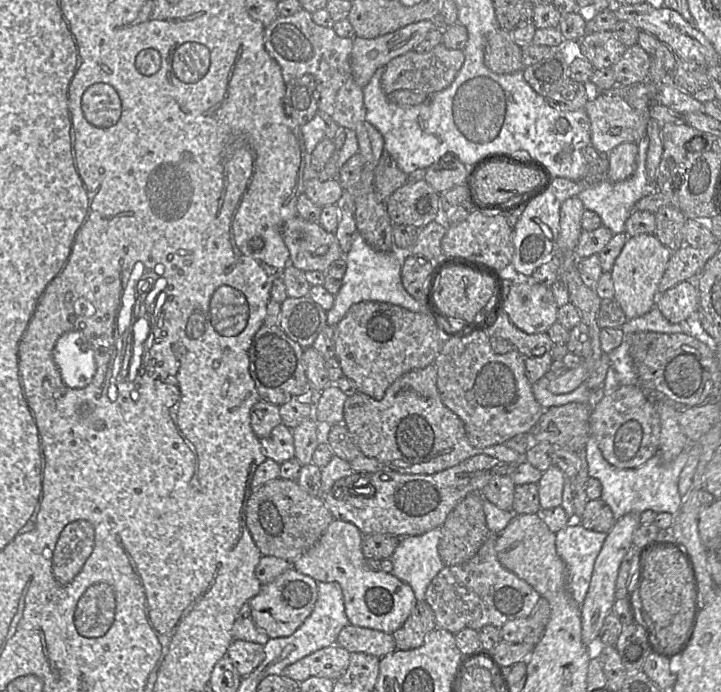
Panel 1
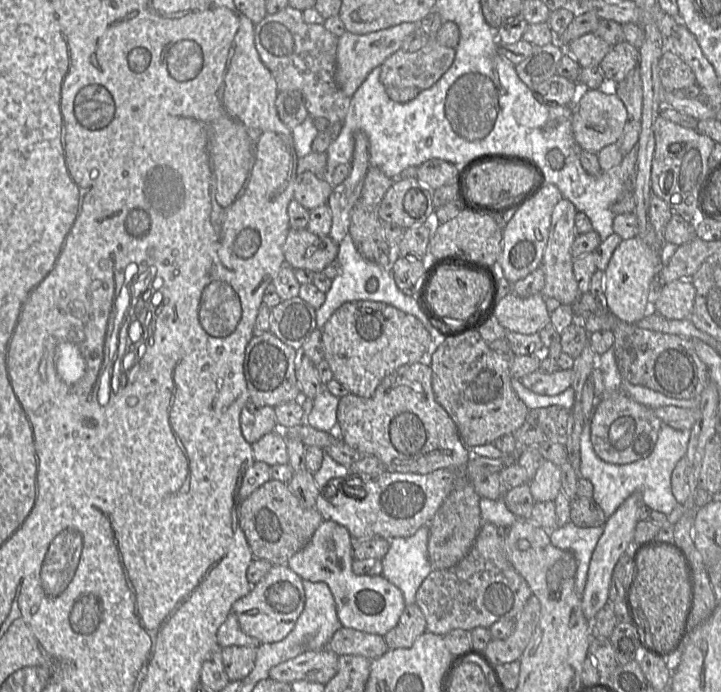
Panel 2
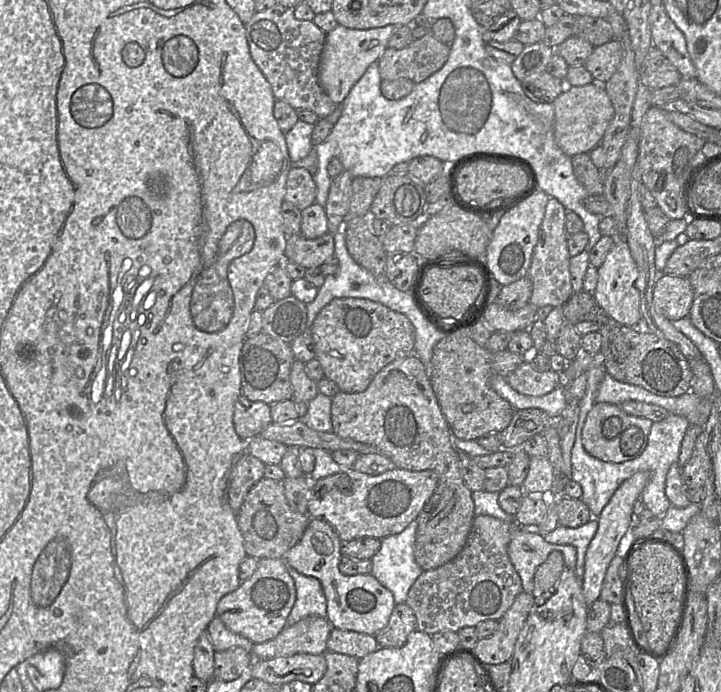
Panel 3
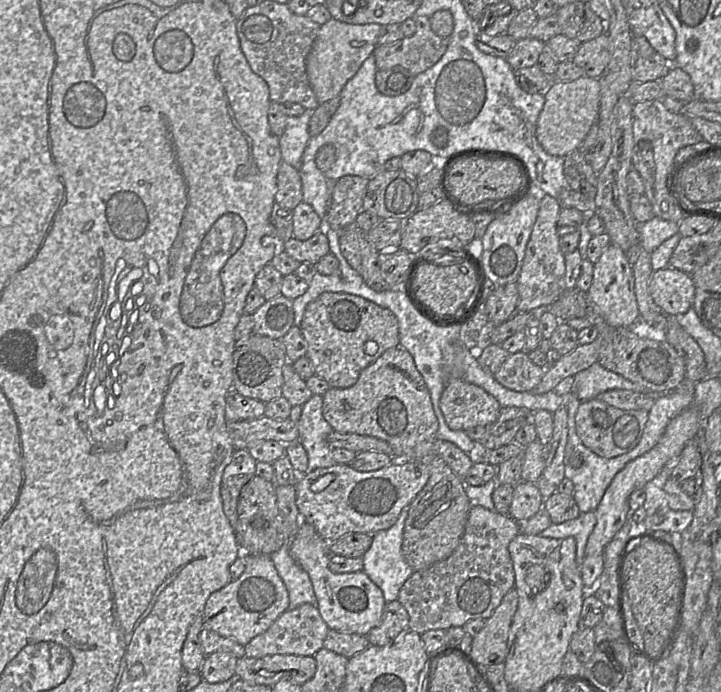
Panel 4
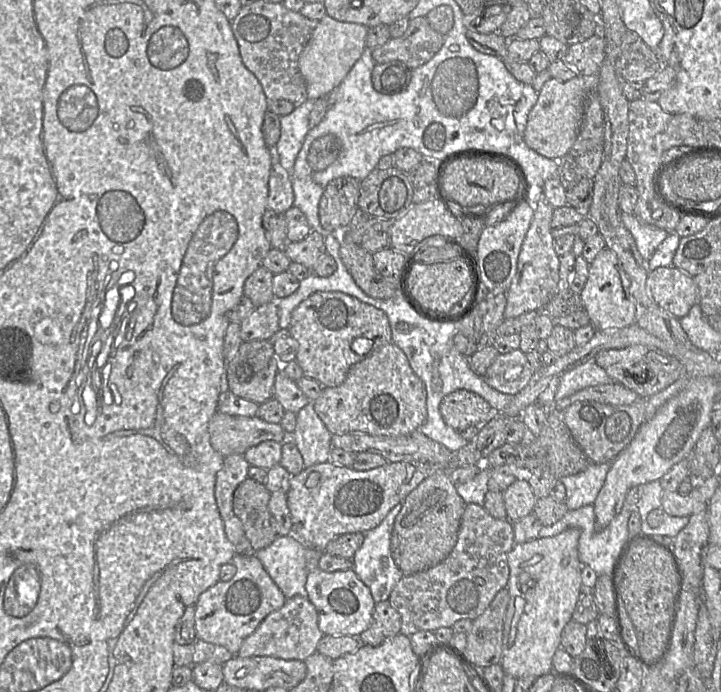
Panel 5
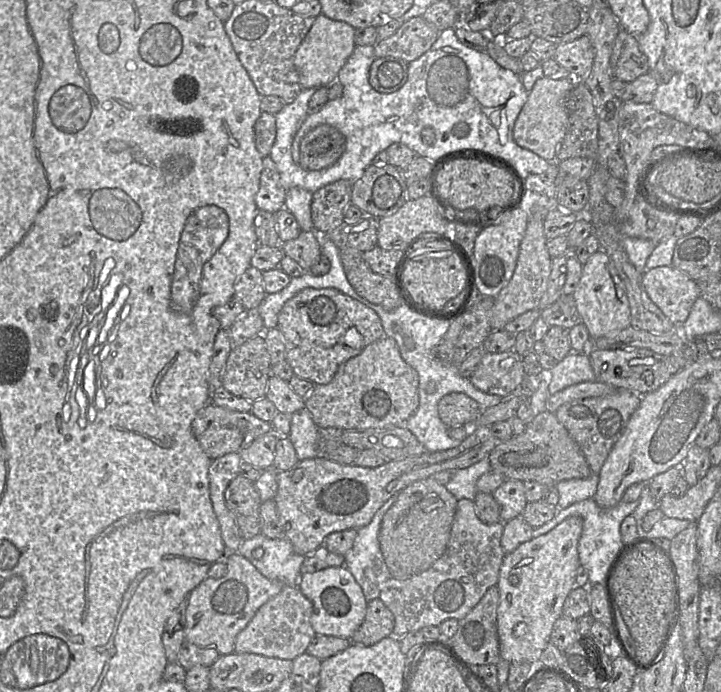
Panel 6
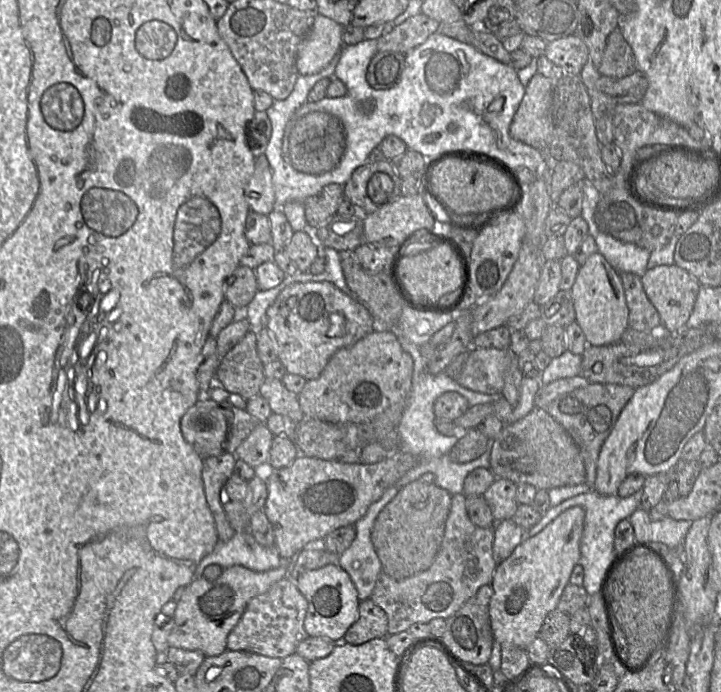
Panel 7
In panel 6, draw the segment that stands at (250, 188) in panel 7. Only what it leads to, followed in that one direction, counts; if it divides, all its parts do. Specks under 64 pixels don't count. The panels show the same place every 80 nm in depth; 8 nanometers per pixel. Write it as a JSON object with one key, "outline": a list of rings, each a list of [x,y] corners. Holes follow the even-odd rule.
{"outline":[[[271,157],[262,159],[262,172],[258,192],[255,195],[255,203],[259,210],[276,213],[284,208],[286,190],[283,188],[276,164]]]}

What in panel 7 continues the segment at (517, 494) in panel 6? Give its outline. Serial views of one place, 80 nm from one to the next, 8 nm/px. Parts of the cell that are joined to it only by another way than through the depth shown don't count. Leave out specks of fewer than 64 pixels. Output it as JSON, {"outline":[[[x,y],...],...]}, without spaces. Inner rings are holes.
{"outline":[[[496,478],[492,485],[482,495],[489,505],[496,521],[510,519],[518,507],[516,499],[517,484],[514,482]]]}

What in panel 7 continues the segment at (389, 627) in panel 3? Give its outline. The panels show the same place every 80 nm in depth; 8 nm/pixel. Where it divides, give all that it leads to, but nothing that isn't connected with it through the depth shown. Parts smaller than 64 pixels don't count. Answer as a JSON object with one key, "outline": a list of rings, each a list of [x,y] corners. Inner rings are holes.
{"outline":[[[366,599],[359,602],[359,618],[348,628],[343,640],[360,645],[374,638],[385,638],[387,635],[387,614],[371,599]]]}

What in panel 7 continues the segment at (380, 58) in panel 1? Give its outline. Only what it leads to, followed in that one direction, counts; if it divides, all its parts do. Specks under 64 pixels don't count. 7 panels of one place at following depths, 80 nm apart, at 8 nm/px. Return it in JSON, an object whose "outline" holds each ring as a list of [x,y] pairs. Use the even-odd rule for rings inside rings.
{"outline":[[[317,14],[307,37],[300,43],[296,54],[299,75],[322,71],[344,47],[343,26]]]}

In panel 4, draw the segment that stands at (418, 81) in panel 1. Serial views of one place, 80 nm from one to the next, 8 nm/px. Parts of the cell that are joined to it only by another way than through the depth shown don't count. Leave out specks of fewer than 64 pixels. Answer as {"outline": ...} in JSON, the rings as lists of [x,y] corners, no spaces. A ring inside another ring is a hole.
{"outline":[[[413,17],[416,30],[412,36],[388,45],[377,46],[373,51],[378,70],[401,66],[414,76],[434,66],[447,50],[447,40],[435,34],[429,18]]]}

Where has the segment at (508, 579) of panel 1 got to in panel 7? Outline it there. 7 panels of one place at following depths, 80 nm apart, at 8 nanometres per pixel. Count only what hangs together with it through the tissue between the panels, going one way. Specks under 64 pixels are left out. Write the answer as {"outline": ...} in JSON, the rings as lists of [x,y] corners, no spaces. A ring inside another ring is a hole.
{"outline":[[[454,494],[445,524],[441,546],[432,565],[424,572],[406,579],[394,579],[382,572],[375,584],[370,599],[381,607],[388,617],[388,634],[406,631],[412,624],[428,623],[433,618],[444,618],[453,615],[477,590],[491,584],[497,563],[493,558],[492,545],[494,527],[479,527],[469,519],[464,494]]]}

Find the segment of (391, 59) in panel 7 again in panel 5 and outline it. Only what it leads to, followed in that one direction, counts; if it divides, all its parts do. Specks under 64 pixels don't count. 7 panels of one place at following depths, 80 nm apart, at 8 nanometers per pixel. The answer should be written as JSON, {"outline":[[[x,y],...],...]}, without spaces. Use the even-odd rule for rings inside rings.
{"outline":[[[401,61],[376,64],[372,71],[374,89],[382,94],[397,94],[410,83],[412,70]]]}

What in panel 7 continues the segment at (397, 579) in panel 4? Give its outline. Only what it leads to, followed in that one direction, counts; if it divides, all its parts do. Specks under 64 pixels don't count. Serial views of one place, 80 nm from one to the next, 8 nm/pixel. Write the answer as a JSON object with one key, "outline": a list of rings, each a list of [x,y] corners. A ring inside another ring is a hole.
{"outline":[[[397,486],[387,489],[382,497],[368,508],[367,513],[354,524],[355,539],[338,558],[338,566],[346,571],[353,581],[359,601],[370,599],[376,581],[383,572],[371,541],[371,531],[376,517],[396,496],[398,490]]]}

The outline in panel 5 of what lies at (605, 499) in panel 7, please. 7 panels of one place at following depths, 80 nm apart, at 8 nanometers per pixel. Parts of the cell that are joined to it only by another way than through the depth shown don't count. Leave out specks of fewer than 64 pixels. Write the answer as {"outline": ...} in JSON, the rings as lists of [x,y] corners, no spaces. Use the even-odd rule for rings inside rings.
{"outline":[[[588,504],[577,509],[568,510],[566,514],[552,525],[543,526],[538,538],[555,536],[569,527],[577,527],[581,533],[578,540],[578,557],[582,565],[591,567],[598,576],[609,575],[625,541],[629,536],[628,519],[635,510],[632,506],[624,505],[621,511],[603,529],[596,530],[594,505]]]}

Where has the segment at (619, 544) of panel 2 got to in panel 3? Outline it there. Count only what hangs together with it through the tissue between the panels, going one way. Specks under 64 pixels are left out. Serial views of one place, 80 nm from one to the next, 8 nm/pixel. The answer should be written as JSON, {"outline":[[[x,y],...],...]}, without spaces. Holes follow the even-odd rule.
{"outline":[[[639,471],[623,481],[597,517],[598,529],[586,551],[584,576],[582,580],[582,592],[587,605],[600,599],[602,583],[607,568],[611,560],[616,556],[616,551],[621,538],[633,525],[633,505],[641,496],[649,478],[649,471]]]}

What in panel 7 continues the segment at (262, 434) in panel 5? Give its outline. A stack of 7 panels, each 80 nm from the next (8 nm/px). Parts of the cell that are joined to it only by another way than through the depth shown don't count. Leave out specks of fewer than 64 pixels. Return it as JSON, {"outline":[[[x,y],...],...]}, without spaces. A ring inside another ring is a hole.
{"outline":[[[201,396],[182,416],[180,429],[185,441],[204,460],[226,452],[234,453],[258,423],[260,422],[245,409],[219,404],[206,396]]]}

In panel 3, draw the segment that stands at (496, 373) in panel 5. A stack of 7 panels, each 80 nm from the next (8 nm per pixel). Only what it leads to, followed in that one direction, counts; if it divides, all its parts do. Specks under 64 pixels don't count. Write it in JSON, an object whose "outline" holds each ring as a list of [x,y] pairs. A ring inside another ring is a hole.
{"outline":[[[526,359],[517,369],[504,376],[508,384],[517,392],[542,396],[561,385],[561,376],[556,371],[537,371]]]}

